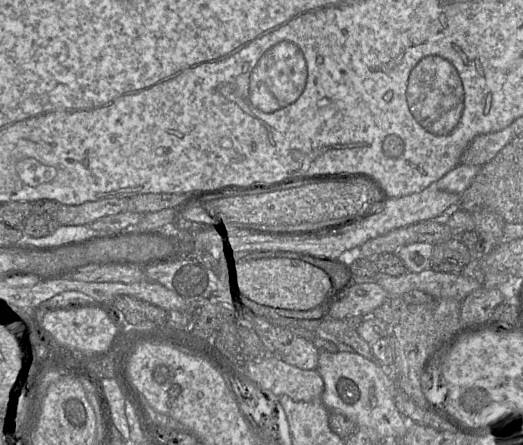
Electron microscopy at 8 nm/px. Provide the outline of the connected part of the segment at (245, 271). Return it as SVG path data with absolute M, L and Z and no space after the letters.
M260 258L233 267L233 283L256 302L272 308L311 310L323 303L332 288L328 274L301 260Z

